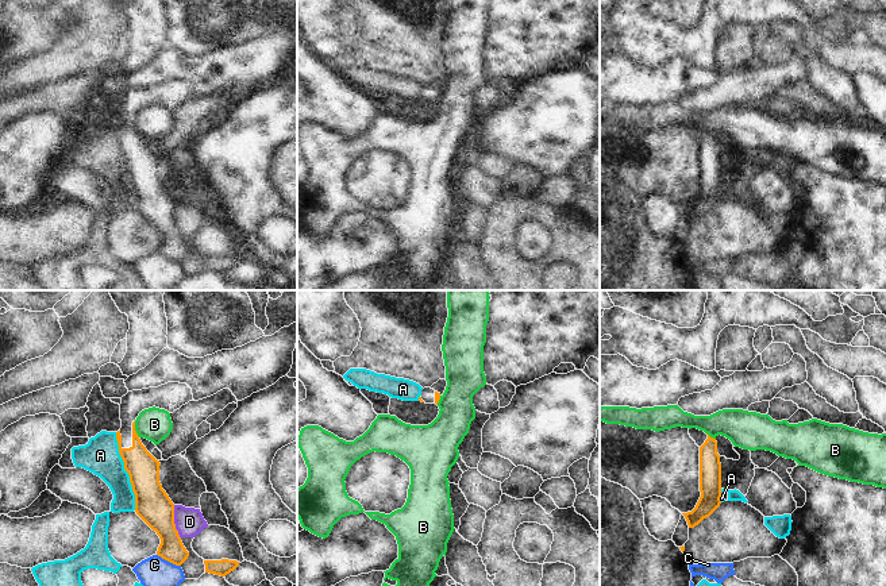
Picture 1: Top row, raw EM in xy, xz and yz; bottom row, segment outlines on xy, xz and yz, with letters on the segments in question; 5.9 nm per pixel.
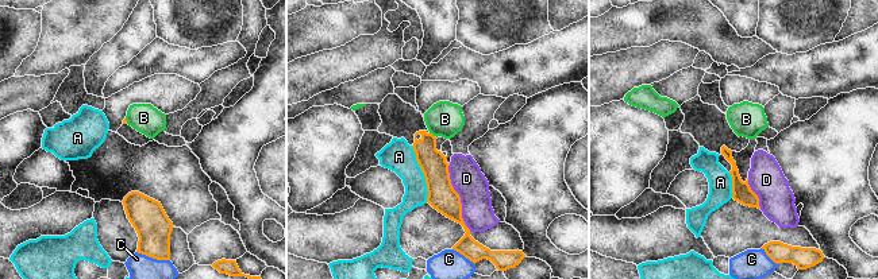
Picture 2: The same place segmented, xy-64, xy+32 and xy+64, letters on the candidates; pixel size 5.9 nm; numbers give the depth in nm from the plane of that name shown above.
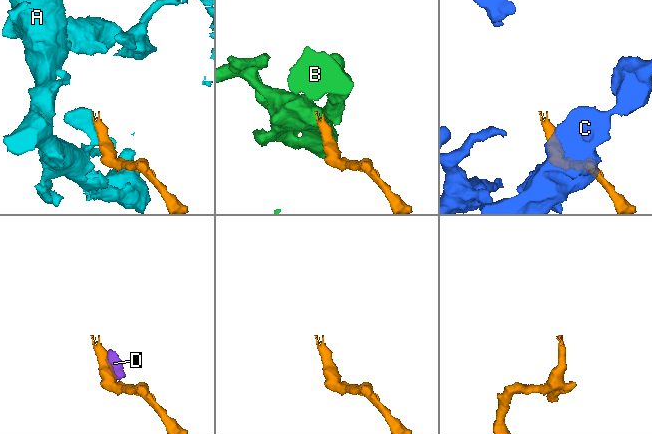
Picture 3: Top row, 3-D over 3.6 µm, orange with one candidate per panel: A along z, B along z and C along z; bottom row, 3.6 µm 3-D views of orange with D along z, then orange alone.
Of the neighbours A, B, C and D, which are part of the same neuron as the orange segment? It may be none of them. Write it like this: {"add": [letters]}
{"add": []}

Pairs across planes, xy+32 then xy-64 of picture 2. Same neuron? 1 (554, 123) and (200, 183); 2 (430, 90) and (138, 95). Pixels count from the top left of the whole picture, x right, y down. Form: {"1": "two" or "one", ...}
{"1": "two", "2": "one"}

